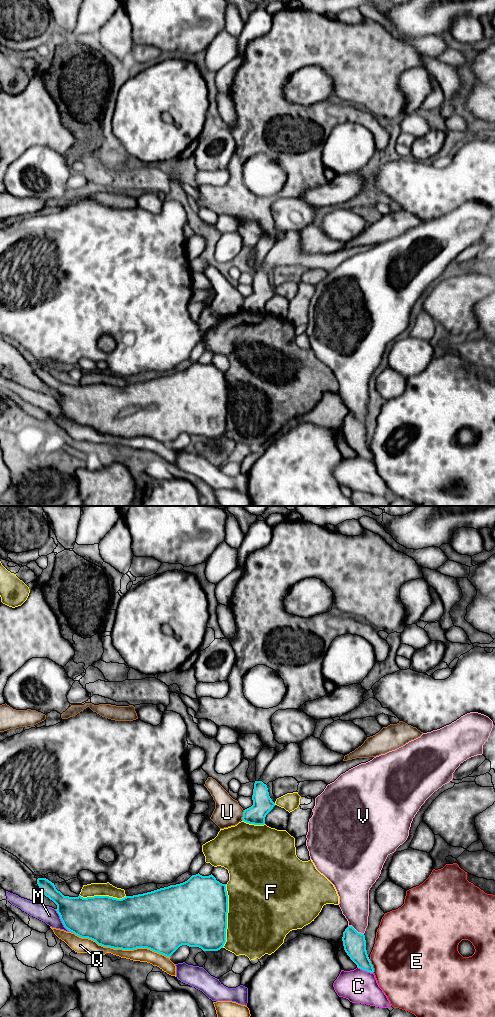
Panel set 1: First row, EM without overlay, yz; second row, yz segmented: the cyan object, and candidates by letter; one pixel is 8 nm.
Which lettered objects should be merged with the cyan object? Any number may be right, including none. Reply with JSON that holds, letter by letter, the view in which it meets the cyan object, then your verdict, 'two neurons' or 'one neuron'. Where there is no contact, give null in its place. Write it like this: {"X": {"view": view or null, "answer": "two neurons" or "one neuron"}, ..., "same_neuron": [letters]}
{"C": {"view": "yz", "answer": "two neurons"}, "E": {"view": "yz", "answer": "two neurons"}, "F": {"view": "yz", "answer": "two neurons"}, "M": {"view": "yz", "answer": "two neurons"}, "Q": {"view": "yz", "answer": "two neurons"}, "U": {"view": "yz", "answer": "two neurons"}, "V": {"view": "yz", "answer": "two neurons"}, "same_neuron": []}

